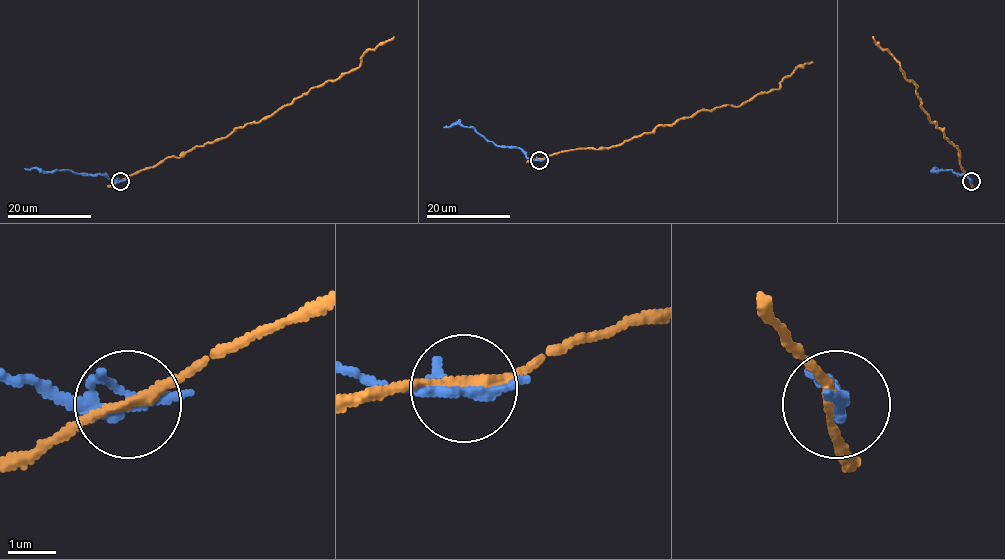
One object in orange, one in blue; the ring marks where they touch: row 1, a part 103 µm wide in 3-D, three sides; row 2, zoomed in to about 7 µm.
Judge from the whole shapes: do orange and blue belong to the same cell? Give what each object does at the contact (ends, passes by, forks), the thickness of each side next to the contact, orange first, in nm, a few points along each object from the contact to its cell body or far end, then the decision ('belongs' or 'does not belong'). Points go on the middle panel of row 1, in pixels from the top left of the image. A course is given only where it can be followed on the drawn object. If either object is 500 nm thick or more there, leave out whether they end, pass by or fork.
orange passes by; blue passes by; calibres 200 and 280 nm; course orange (539, 160), (570, 149), (620, 145), (701, 110), (738, 107), (758, 94), (778, 89), (784, 77), (813, 62); course blue (539, 160), (529, 159), (518, 147), (497, 146), (471, 126), (458, 123), (443, 126); does not belong

